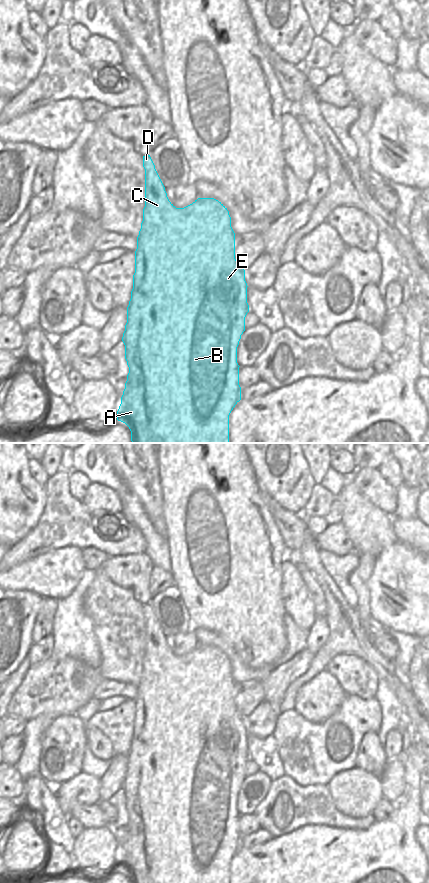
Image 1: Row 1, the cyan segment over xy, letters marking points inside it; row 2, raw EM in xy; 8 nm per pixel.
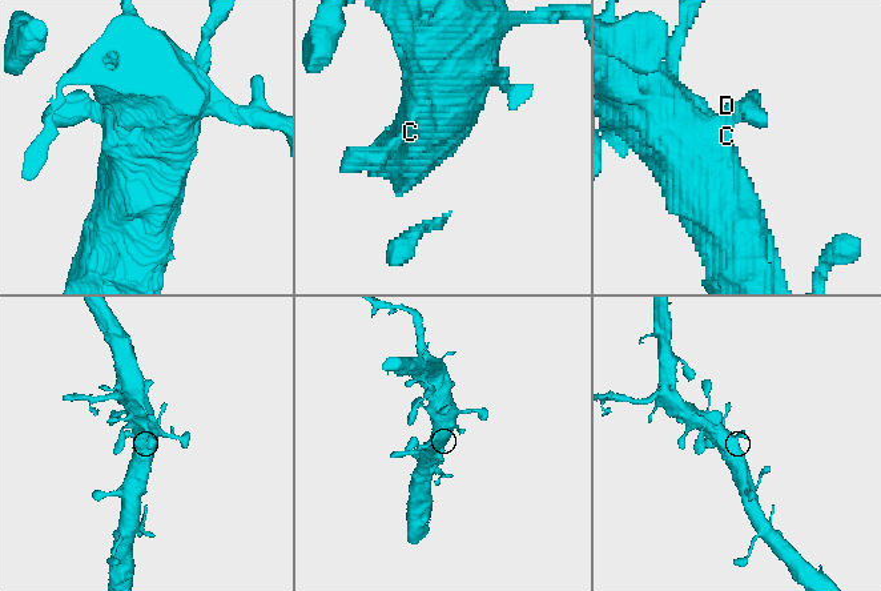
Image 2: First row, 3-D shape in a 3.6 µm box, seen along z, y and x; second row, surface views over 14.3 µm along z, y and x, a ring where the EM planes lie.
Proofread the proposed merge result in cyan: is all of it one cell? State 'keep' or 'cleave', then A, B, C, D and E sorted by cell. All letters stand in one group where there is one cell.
keep | A B C D E

